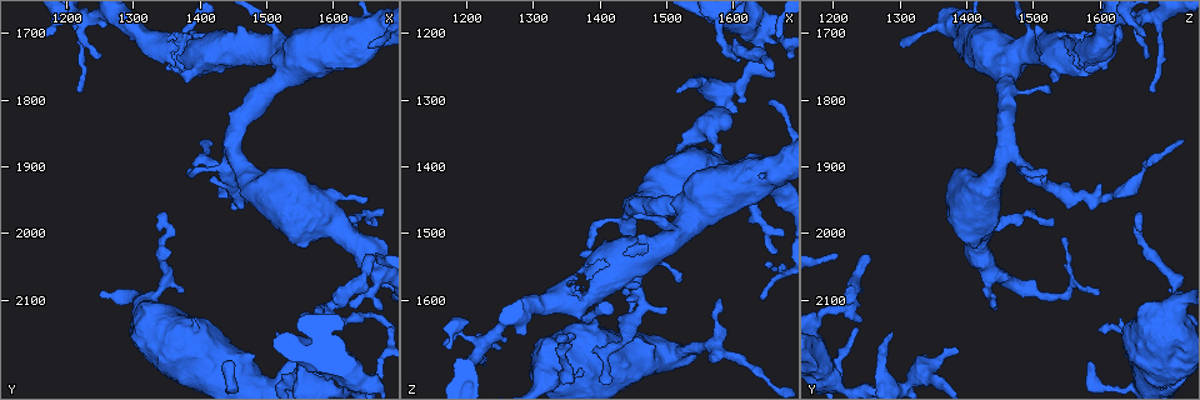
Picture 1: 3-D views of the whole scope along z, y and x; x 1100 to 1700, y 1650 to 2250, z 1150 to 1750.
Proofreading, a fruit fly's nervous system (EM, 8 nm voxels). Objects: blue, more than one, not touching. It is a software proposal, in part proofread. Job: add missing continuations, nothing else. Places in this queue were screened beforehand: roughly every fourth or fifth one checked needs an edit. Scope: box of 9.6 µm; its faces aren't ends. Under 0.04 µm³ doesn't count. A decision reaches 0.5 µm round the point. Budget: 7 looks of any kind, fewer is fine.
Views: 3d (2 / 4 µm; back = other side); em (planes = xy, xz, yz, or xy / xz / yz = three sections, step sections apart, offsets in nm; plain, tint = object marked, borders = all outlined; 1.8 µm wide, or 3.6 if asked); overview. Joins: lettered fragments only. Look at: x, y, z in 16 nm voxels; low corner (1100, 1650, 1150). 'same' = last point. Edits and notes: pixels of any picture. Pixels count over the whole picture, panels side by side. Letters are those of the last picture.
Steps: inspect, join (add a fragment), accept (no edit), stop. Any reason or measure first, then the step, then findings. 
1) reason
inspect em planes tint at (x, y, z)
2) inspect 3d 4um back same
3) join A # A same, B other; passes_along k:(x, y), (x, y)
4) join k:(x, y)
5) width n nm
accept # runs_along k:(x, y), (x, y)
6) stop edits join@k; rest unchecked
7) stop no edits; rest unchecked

free end
inspect em planes borders at (1655, 2035, 1250)

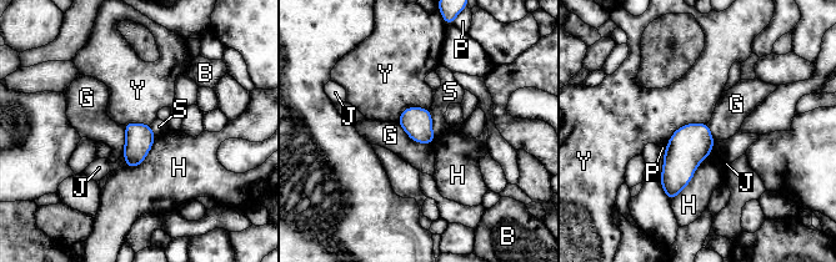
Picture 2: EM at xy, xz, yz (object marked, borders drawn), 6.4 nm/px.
accept # B other, G other, H other, J other, P other, S other, Y other; no lettered fragment goes on from it

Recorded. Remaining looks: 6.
inspect 3d 4um back at (1670, 2200, 1210)

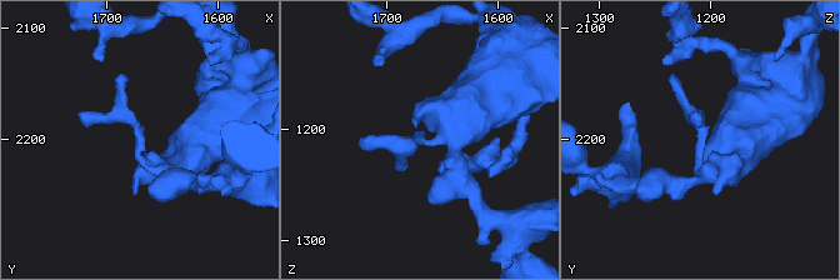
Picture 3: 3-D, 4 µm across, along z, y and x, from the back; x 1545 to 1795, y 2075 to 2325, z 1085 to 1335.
now the EM
inspect em planes plain at (1670, 2200, 1208)

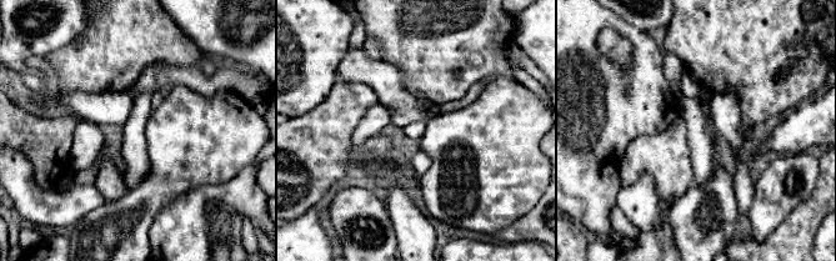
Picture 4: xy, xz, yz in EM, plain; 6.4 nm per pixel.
what lies round it
inspect em planes borders same

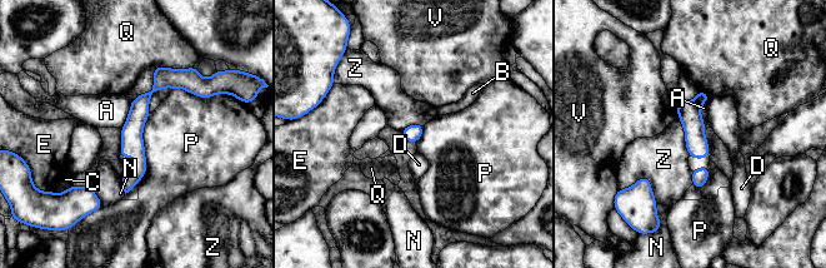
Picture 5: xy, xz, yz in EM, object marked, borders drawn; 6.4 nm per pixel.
width 120 nm
accept # A other, B other, C other, D other, E other, N other, P other, Q other, V other, Z other; runs_along 5:(181, 75), (139, 107), (140, 170), (126, 188); no lettered fragment goes on from it

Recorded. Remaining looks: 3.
an open end
inspect em xz step 8 borders at (1520, 2150, 1285)

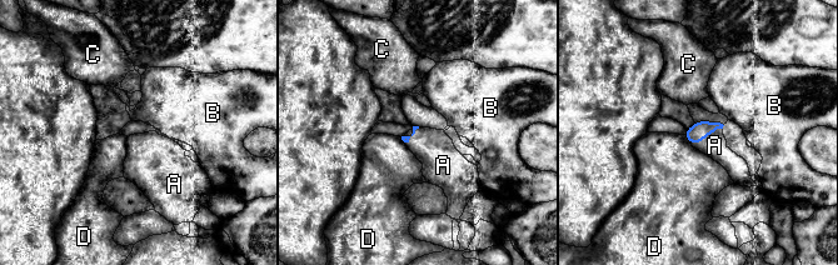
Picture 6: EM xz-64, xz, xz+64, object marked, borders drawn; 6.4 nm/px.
cut it another way
inspect em planes borders same

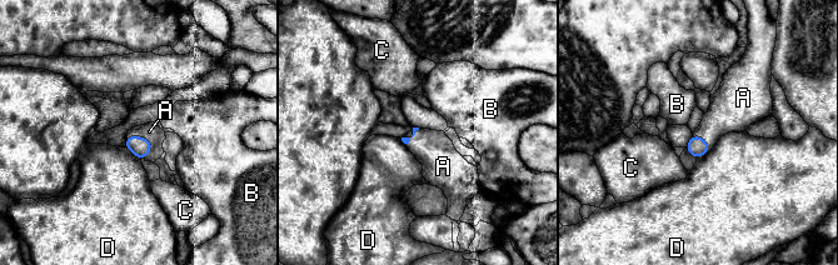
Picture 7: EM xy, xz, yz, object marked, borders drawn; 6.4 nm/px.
longest_contact A 190 nm
join A # A same, B other, C other, D other; passes_along 7:(139, 146), (148, 140), (149, 131); the neuron continues

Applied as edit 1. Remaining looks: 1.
stop edits join@7; rest unchecked

